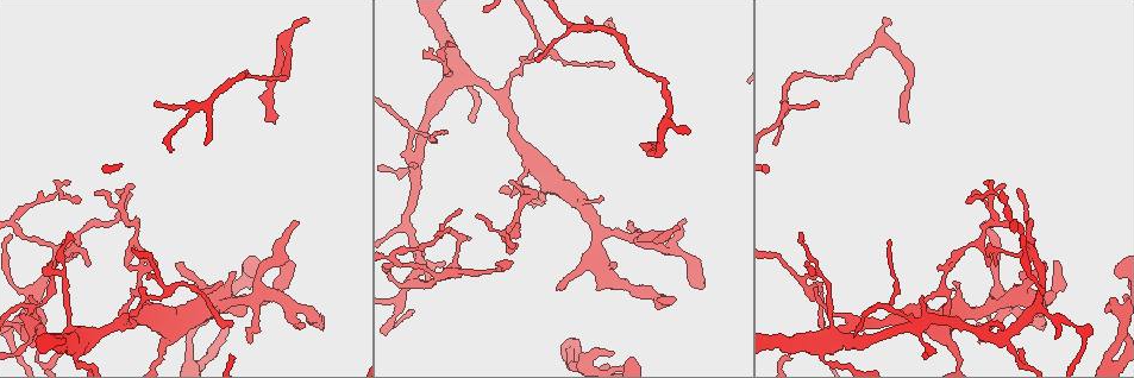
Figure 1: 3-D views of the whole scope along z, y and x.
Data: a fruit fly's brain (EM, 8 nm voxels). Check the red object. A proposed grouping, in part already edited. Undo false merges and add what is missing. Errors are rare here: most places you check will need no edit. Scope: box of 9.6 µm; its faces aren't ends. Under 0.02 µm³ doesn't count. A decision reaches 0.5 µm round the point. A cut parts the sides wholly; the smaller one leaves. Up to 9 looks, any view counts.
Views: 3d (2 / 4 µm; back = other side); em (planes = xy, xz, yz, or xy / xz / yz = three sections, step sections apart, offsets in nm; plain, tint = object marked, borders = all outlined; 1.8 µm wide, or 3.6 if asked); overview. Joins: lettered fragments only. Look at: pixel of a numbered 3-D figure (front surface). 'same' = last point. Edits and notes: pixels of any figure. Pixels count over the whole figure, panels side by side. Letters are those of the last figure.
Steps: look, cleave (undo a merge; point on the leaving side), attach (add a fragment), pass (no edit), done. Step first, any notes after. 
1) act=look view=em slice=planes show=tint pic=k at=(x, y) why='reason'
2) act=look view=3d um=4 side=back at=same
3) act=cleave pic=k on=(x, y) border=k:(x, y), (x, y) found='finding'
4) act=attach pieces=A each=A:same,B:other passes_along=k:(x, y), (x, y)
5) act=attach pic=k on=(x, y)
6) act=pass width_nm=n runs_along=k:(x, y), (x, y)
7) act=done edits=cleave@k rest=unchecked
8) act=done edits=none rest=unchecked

act=look view=em slice=planes show=borders pic=1 at=(1111, 297) why='an open end'

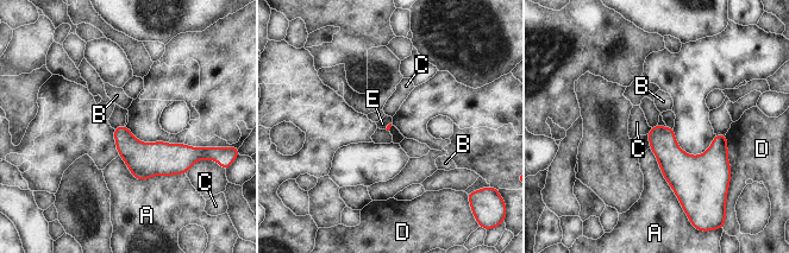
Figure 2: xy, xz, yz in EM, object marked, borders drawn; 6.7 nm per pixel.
act=pass longest_contact=A:480nm each=A:other,B:other,C:other,D:other,E:other border=2:(124, 124), (113, 128) found='no lettered fragment goes on from it'

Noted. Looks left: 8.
act=look view=3d um=4 side=back pic=1 at=(67, 330) why='sharp bend'

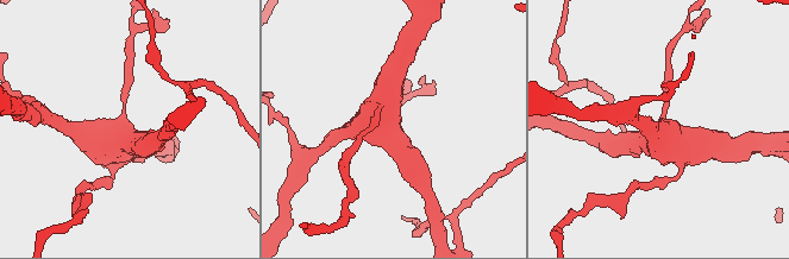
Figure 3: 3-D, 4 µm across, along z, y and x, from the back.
act=look view=em slice=planes show=borders pic=3 at=(121, 124) why='need the tissue'

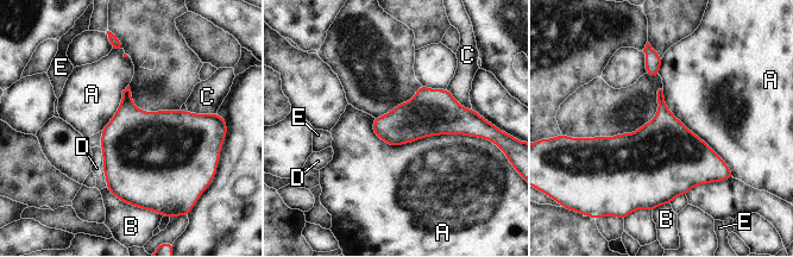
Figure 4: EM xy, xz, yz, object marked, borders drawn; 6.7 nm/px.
act=pass each=A:other,B:other,C:other,D:other,E:other border=4:(371, 126), (392, 145), (477, 138) found='one cell here'

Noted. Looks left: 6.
act=look view=3d um=4 pic=1 at=(200, 312) why='sudden change in width'

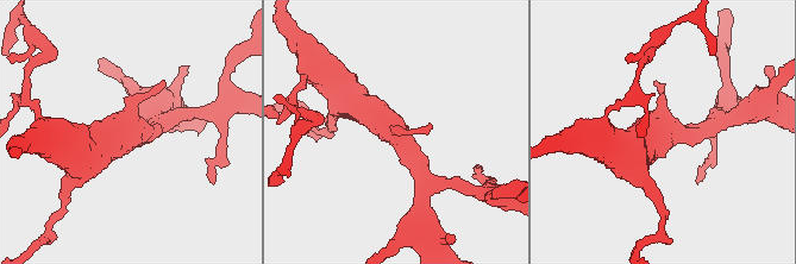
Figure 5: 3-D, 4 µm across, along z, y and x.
act=look view=em slice=yz step=8 show=tint pic=5 at=(123, 133) why='now the EM'

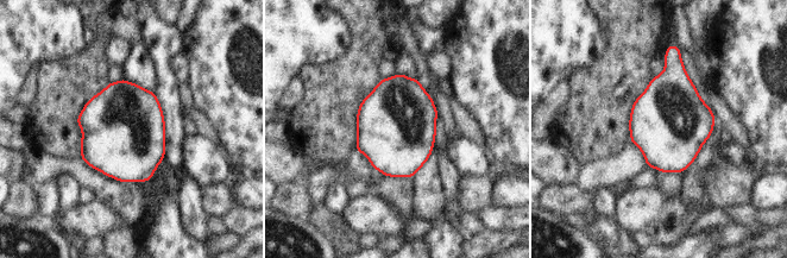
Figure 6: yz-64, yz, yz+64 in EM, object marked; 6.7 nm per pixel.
act=look view=em slice=planes show=borders at=same why='another direction'

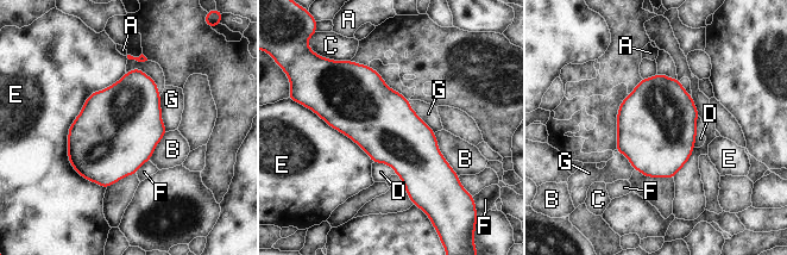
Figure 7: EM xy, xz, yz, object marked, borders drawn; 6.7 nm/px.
act=pass width_nm=440 each=A:other,B:other,C:other,D:other,E:other,F:other,G:other border=7:(159, 94), (161, 119), (167, 131) found='all the same cell'

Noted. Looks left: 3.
act=look view=em slice=xy step=4 show=borders pic=1 at=(260, 292)

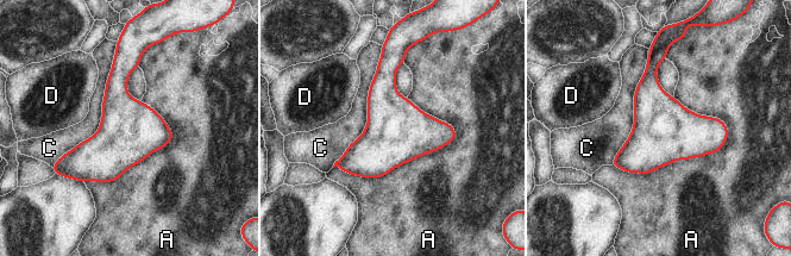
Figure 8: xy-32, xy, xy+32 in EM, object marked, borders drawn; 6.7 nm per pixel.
act=look view=em slice=xz step=4 show=borders at=same

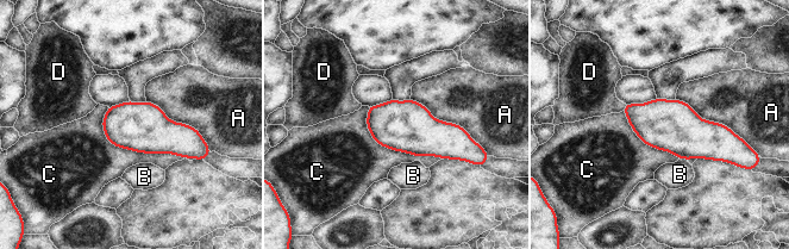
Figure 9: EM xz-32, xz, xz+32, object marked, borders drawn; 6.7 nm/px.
act=pass each=A:other,B:other,C:other,D:other border=9:(106, 109), (111, 143), (183, 159) found='continuous, no second cell'

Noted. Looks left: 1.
act=done edits=none rest=unchecked

